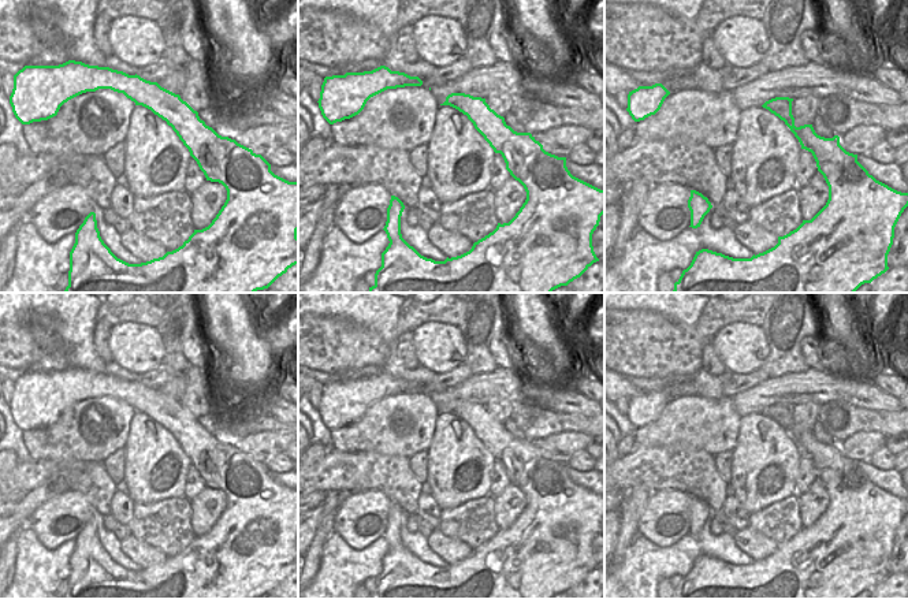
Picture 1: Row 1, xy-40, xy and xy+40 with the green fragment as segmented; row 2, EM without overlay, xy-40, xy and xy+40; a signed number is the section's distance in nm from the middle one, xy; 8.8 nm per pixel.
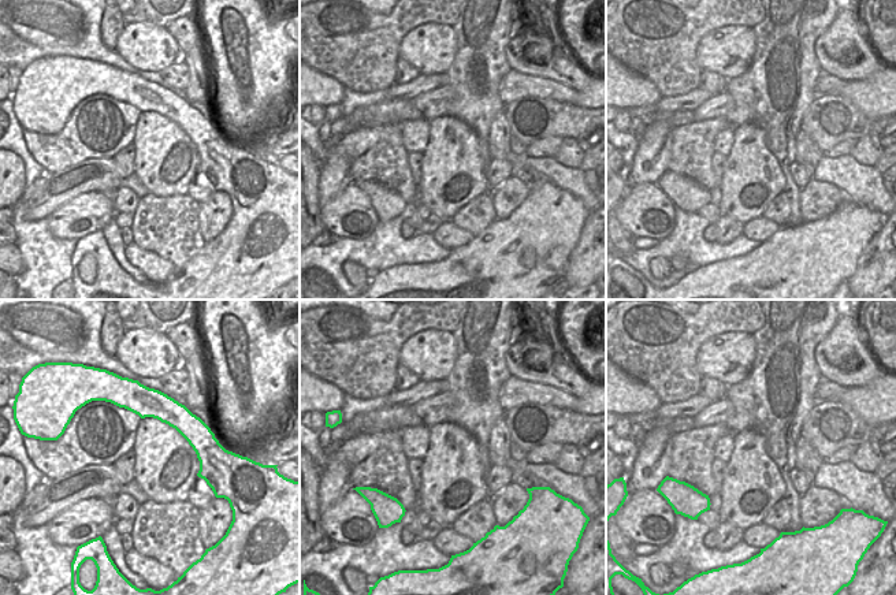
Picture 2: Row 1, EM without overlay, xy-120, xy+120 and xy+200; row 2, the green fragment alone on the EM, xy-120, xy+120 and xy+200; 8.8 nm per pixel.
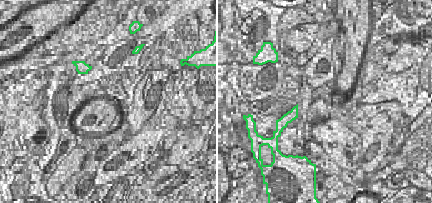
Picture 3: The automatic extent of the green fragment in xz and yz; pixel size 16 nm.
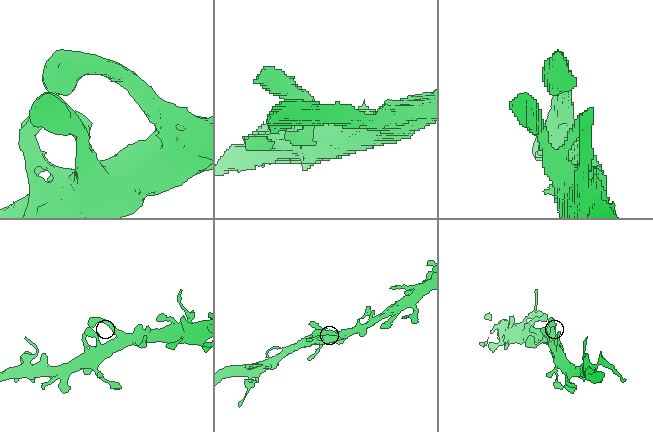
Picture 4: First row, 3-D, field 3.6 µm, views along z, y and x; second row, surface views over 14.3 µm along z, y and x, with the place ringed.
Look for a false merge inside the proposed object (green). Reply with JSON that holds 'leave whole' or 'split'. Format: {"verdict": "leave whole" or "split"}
{"verdict": "leave whole"}

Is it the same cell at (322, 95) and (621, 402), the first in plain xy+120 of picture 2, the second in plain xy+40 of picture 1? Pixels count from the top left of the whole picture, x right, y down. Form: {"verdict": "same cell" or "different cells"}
{"verdict": "different cells"}

